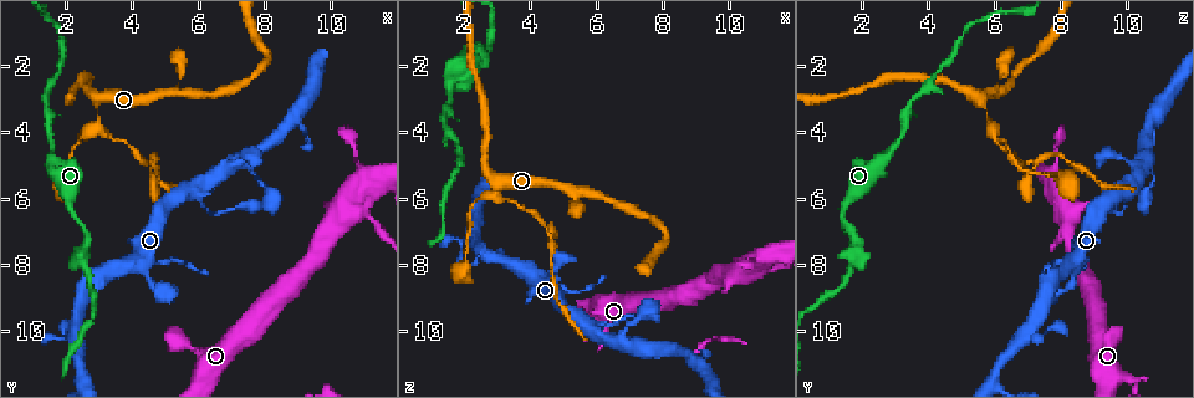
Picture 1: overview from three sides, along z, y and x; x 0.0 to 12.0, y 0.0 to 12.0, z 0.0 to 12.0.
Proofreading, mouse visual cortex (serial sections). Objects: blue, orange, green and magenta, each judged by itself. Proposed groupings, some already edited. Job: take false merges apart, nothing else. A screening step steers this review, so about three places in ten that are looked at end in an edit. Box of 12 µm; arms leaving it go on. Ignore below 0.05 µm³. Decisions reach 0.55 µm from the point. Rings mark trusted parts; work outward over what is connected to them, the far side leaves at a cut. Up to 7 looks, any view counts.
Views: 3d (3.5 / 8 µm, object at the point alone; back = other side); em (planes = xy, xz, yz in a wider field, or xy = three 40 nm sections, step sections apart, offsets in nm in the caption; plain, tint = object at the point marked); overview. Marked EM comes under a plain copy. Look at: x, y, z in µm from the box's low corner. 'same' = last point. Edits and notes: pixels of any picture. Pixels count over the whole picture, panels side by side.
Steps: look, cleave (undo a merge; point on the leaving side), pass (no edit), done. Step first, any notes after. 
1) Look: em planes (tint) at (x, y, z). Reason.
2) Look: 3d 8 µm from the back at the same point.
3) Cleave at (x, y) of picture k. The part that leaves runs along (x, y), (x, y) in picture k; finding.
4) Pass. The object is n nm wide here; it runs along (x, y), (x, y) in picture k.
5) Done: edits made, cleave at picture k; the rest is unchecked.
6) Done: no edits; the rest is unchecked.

Look: 3d 3.5 µm from the back at (4.8, 8.8, 8.1). A narrow waist.

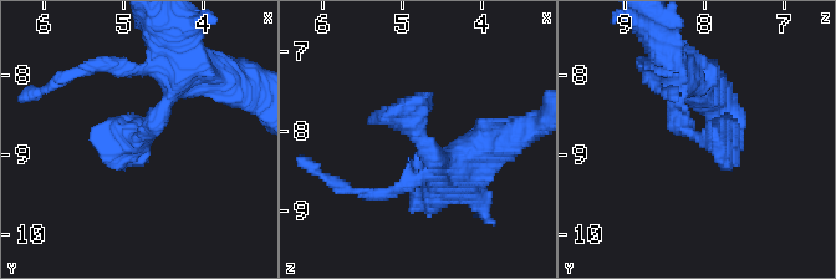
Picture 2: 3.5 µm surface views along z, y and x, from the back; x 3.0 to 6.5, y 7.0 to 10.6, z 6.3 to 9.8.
Look: em xy step 3 (tint) at (4.80, 8.75, 8.10).

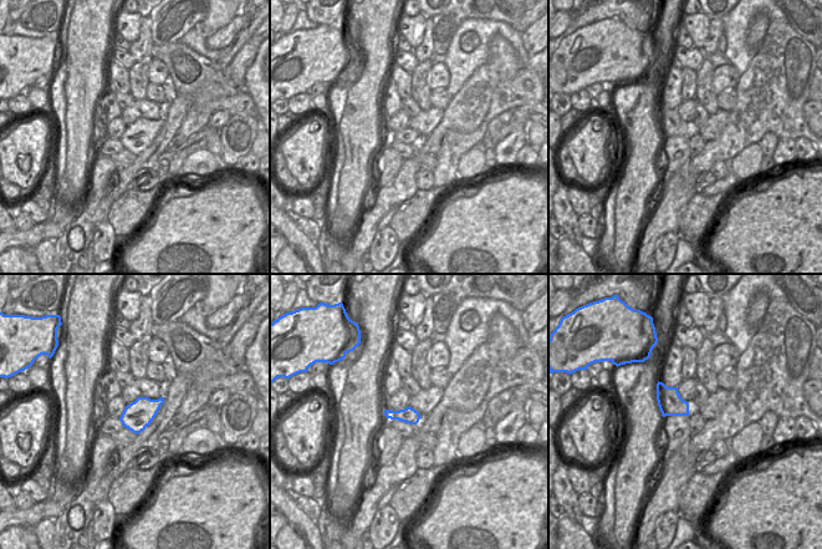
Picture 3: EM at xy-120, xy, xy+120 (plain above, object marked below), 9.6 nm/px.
Pass. It runs along (190, 67), (144, 136), (91, 143) in picture 2; one cell here.

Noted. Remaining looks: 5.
Look: 3d 8 µm at (5.3, 2.7, 5.8). Small branch off a trunk.

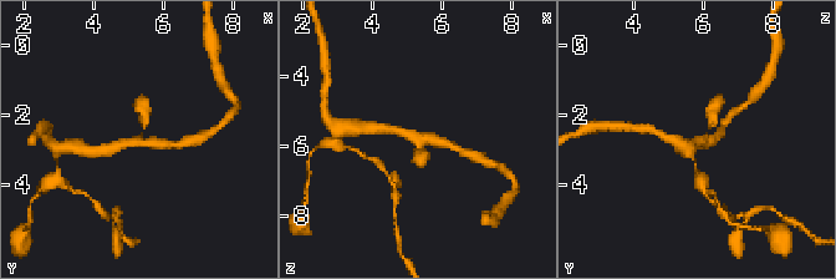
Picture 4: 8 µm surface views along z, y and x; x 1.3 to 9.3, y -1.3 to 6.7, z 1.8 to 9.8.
Look: 3d 3.5 µm at (5.2, 2.8, 5.8).

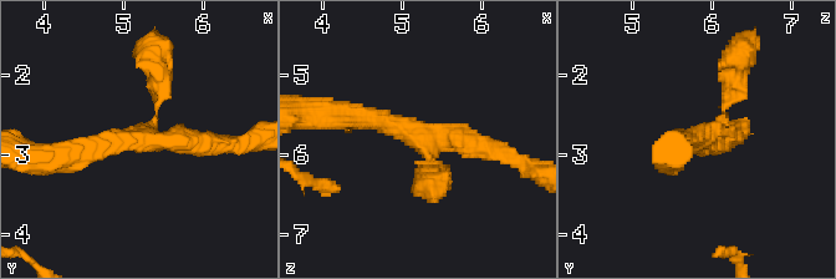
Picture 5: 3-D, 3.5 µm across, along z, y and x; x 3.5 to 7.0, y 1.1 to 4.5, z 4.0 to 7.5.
Look: em xy step 5 (tint) at (5.30, 2.80, 5.70). 3 arms meet here; the arms are 100, 250, 300 nm wide.

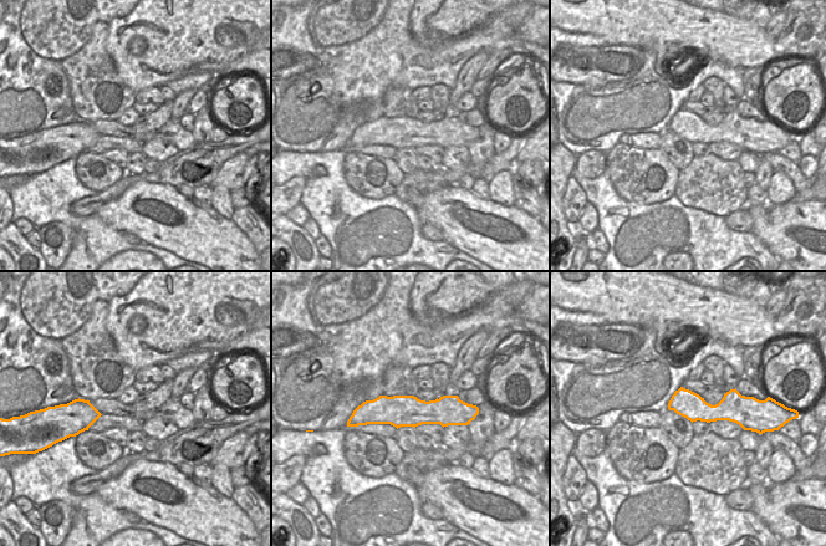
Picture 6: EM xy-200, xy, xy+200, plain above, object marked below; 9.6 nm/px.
Pass. It runs along (346, 115), (460, 137), (503, 153) in picture 5; one cell here.

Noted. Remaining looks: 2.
Look: 3d 3.5 µm at (3.0, 3.9, 5.9). A narrow waist.

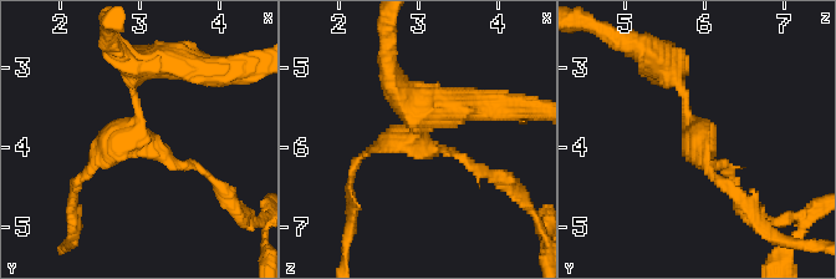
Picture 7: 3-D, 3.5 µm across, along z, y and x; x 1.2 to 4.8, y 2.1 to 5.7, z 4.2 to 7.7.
Look: em planes (tint) at (2.95, 3.85, 5.95). 3 arms meet here; the arms are 100, 150, 200 nm wide; need the tissue.

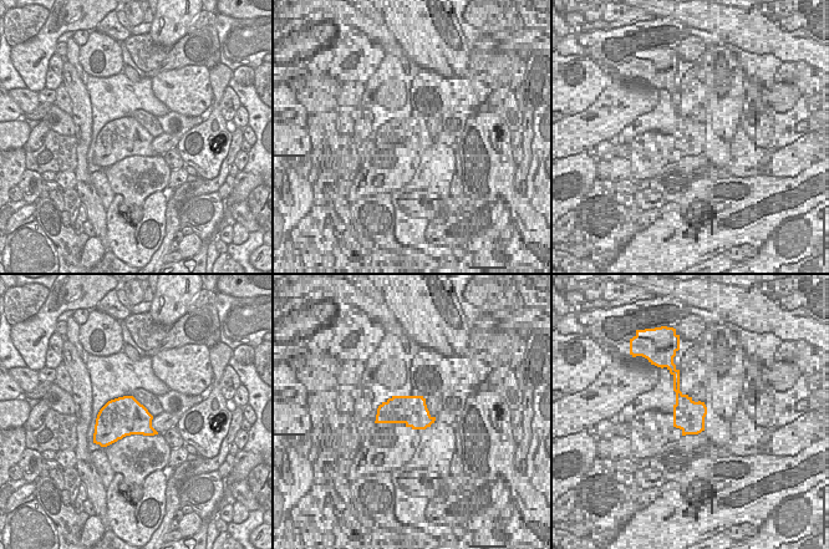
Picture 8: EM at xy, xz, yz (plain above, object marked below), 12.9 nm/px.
Pass. It runs along (667, 64), (697, 151), (725, 186) in picture 7; all the same cell.

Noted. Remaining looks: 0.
Done: no edits; the rest is unchecked.

